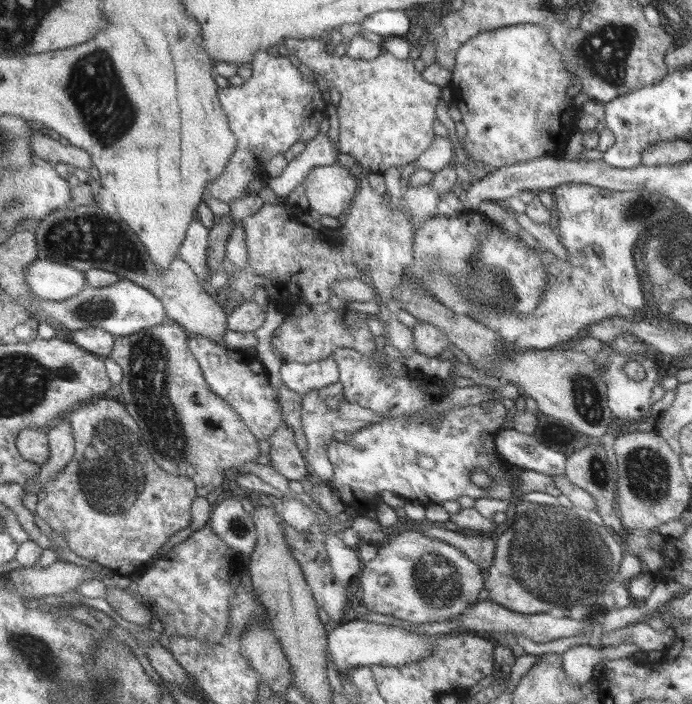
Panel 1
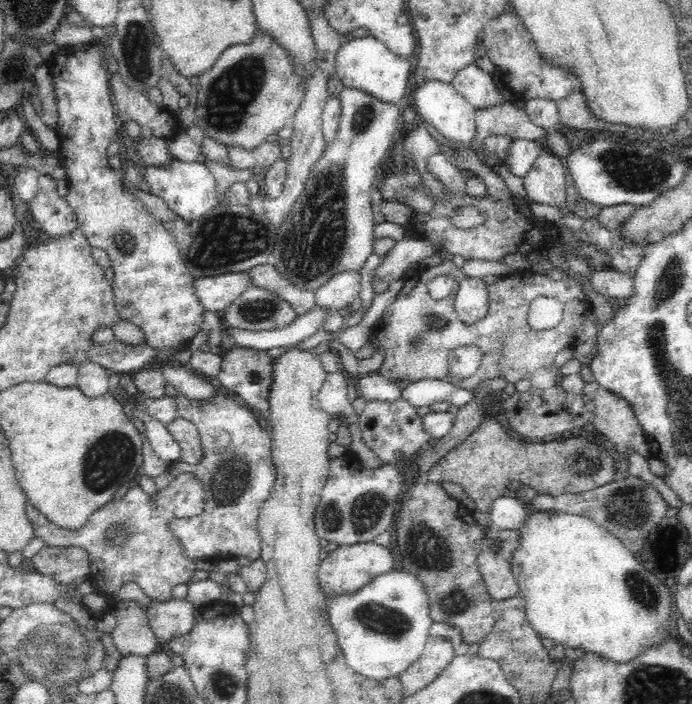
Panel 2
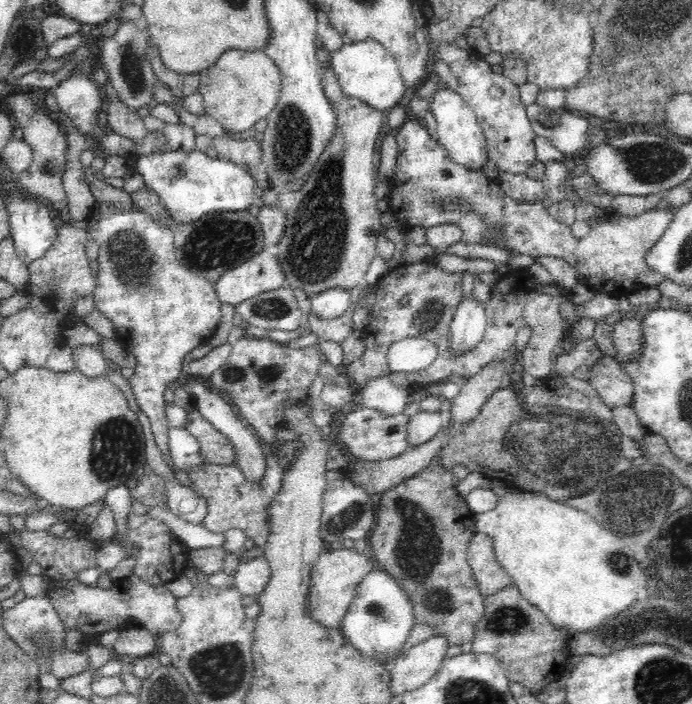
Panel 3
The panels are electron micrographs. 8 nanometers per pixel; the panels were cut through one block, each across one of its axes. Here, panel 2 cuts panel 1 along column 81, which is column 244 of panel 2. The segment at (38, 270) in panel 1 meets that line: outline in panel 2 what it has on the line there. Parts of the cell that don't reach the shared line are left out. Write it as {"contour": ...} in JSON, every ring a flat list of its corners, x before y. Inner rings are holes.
{"contour":[[248,271,195,278,195,294,204,310,226,310,253,283]]}

